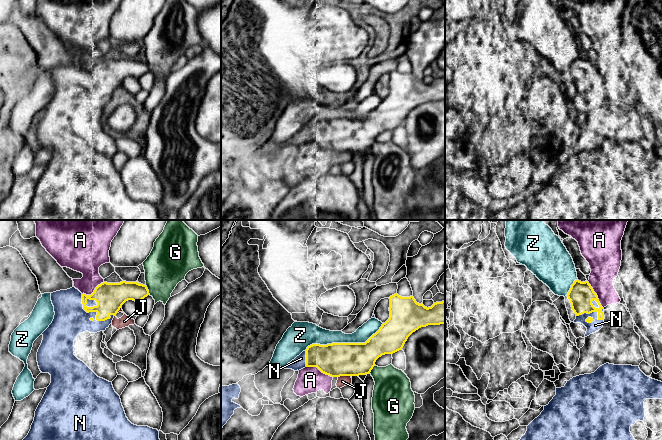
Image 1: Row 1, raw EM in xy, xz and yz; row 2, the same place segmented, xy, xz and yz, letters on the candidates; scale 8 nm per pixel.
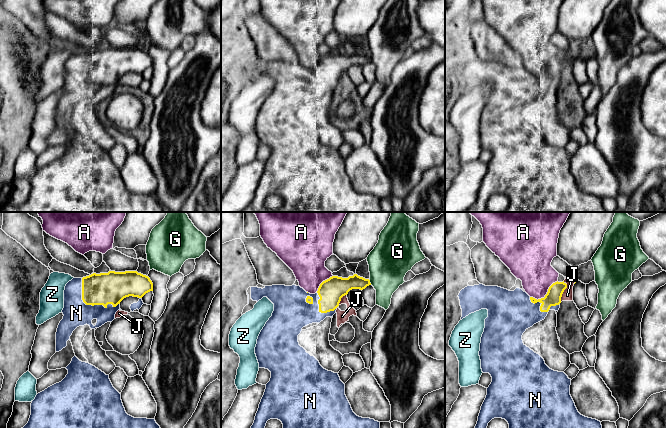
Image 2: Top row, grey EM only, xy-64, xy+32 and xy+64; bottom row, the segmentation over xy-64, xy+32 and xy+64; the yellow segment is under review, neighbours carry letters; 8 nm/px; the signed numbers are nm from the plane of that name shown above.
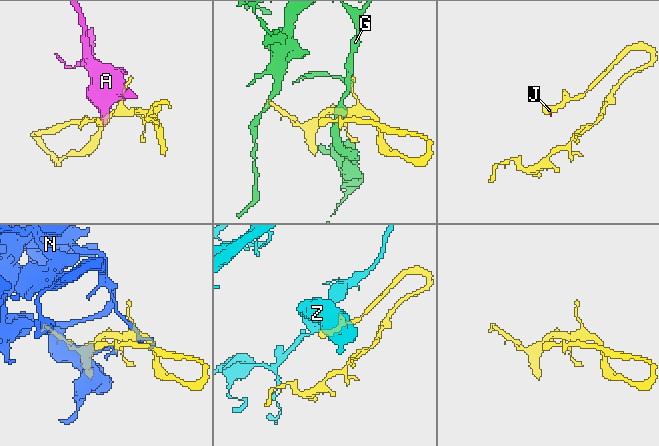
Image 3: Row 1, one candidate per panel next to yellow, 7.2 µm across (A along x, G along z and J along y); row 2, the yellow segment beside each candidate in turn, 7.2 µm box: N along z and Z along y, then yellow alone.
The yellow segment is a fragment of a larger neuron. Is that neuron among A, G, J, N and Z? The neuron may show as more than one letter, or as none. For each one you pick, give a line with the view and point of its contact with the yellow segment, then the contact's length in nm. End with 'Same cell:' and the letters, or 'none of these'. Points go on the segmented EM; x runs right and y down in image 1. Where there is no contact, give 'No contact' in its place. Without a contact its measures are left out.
N: Touches yellow at xy (95, 311). Shared border 320 nm
Same cell: N

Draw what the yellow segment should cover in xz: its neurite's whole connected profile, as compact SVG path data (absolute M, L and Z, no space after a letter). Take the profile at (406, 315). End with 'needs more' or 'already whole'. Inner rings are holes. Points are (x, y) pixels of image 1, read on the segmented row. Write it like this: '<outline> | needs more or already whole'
M396 293L389 299L389 319L365 343L312 344L283 368L299 371L305 367L317 367L322 373L331 377L370 374L379 357L402 350L413 332L428 325L445 324L445 301L436 302L427 308L423 303L417 303L413 296L401 297Z | needs more

